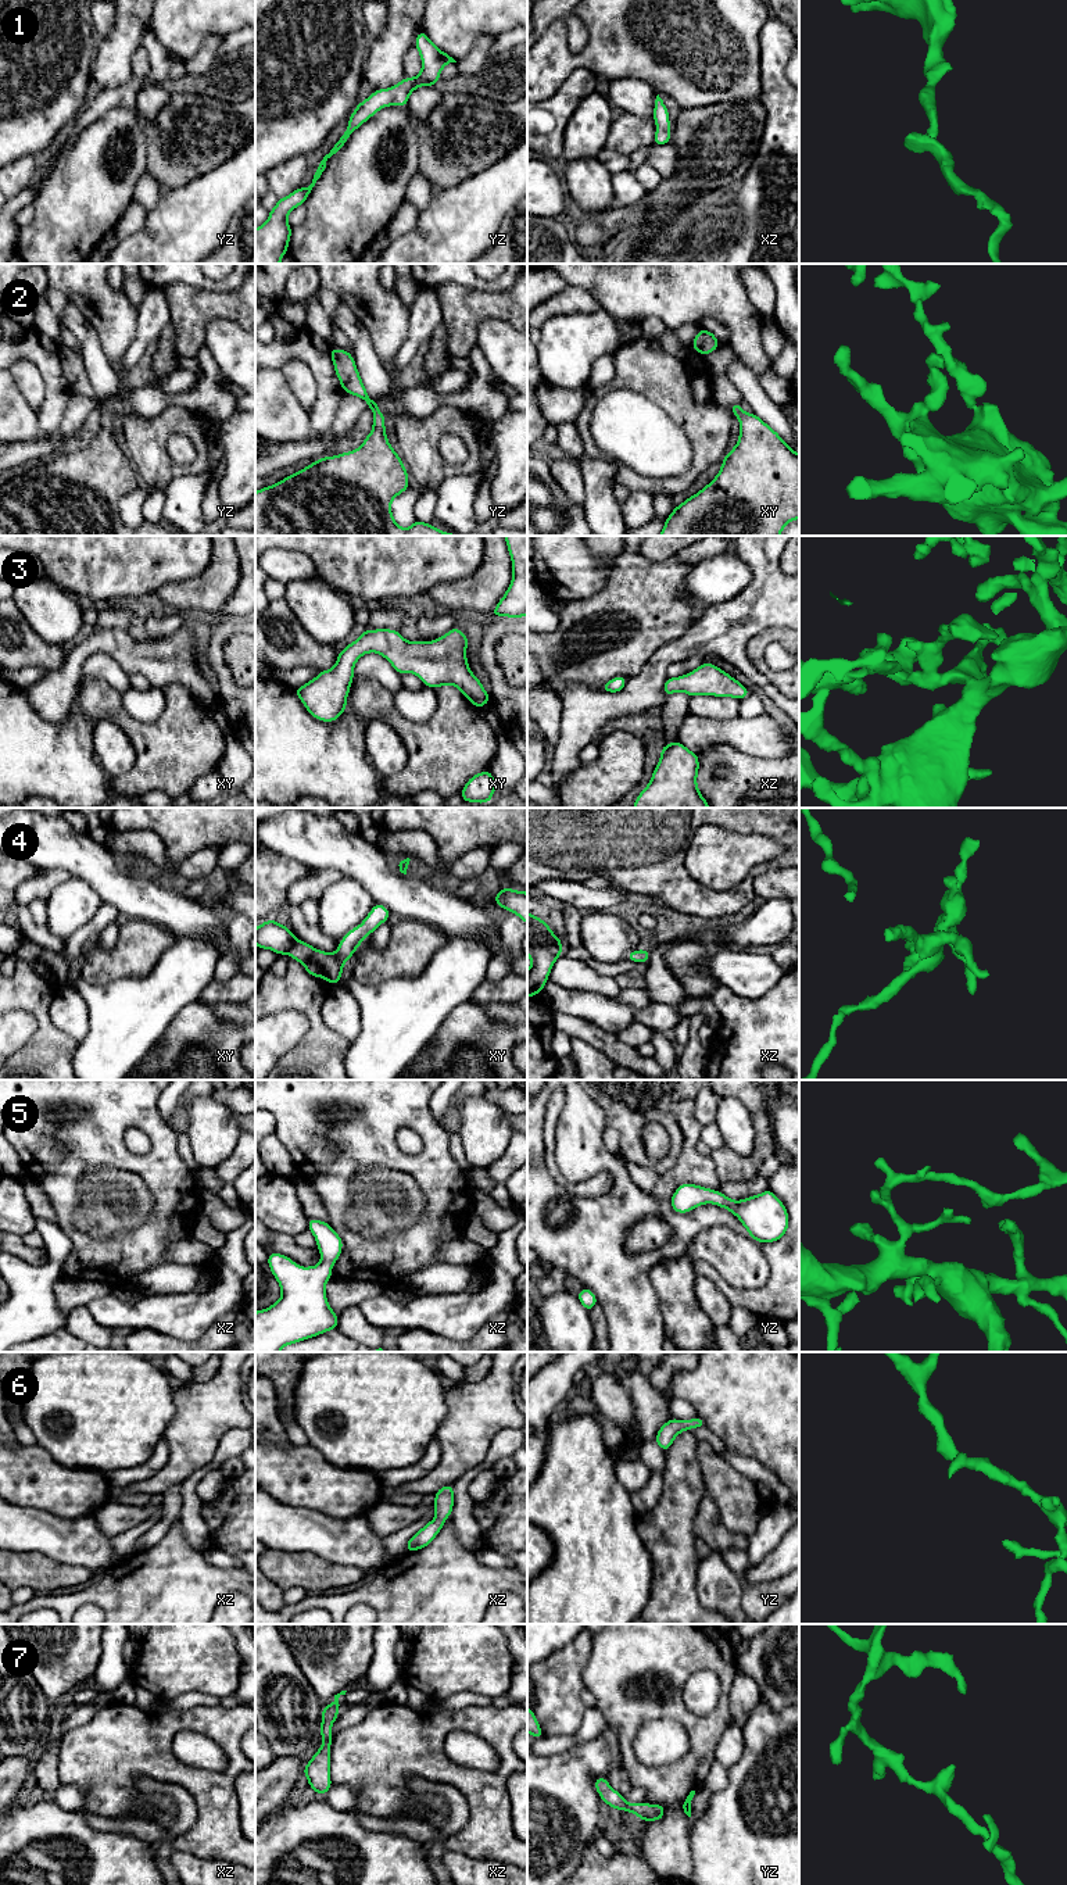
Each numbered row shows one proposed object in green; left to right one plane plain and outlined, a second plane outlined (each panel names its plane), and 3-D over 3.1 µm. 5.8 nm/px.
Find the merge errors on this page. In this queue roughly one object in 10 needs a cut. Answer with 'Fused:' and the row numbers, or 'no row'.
Fused: no row

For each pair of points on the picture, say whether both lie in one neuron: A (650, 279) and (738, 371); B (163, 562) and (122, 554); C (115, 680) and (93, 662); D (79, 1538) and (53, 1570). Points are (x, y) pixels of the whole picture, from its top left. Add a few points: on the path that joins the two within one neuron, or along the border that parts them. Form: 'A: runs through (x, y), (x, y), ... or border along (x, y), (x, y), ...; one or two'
A: border along (736, 353), (756, 378); two
B: runs through (153, 554), (132, 554); one
C: runs through (110, 675), (99, 665); one
D: border along (27, 1553), (43, 1553), (90, 1570); two

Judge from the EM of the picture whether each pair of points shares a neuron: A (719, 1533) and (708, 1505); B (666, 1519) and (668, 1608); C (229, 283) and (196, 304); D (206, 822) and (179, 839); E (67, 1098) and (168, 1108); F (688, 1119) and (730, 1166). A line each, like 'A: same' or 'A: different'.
A: same
B: same
C: different
D: same
E: different
F: same

